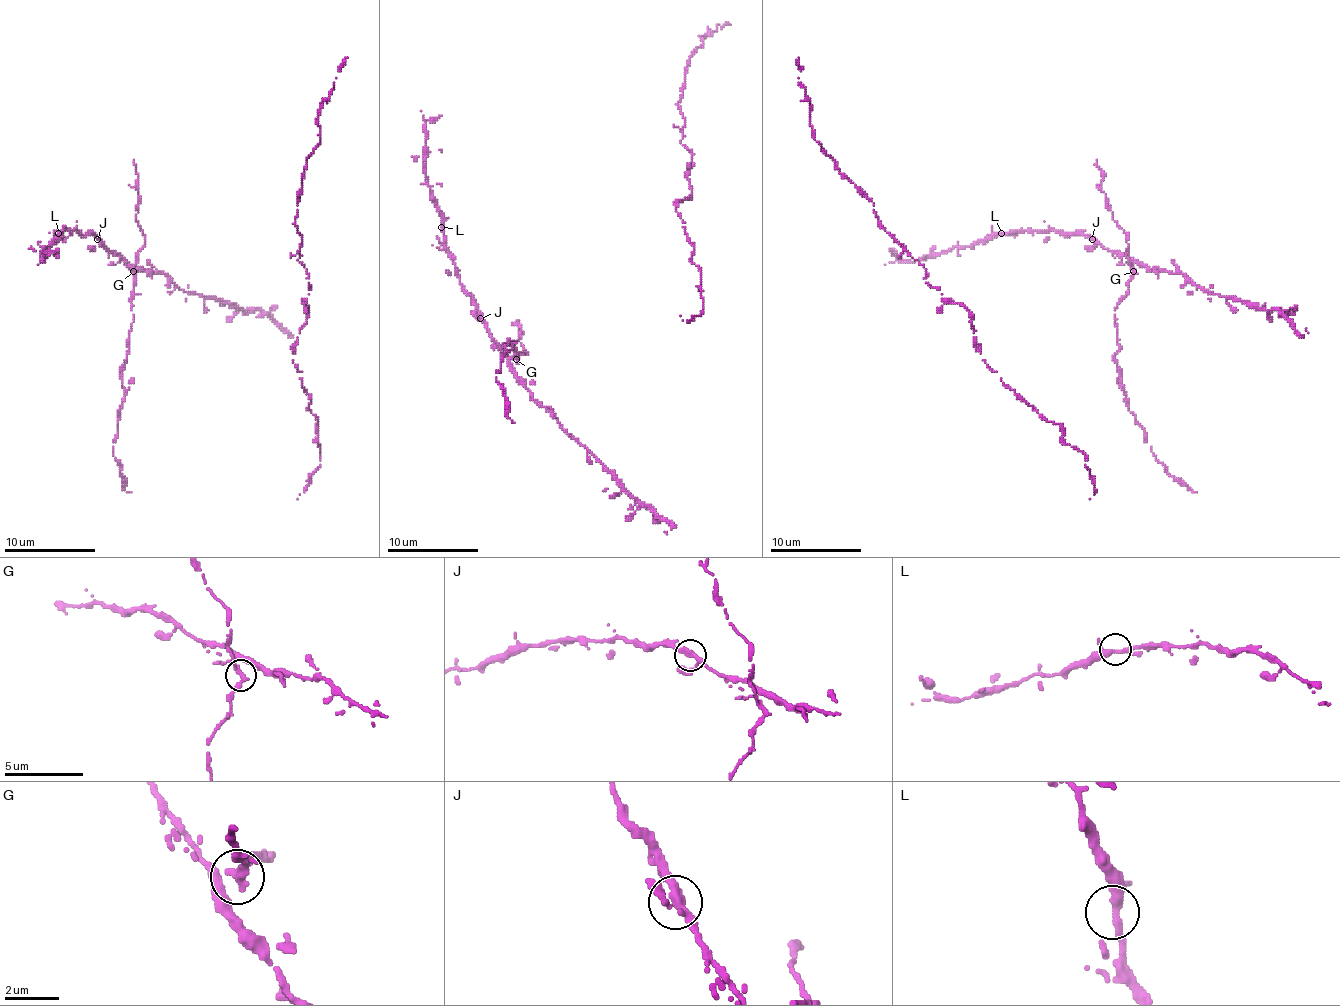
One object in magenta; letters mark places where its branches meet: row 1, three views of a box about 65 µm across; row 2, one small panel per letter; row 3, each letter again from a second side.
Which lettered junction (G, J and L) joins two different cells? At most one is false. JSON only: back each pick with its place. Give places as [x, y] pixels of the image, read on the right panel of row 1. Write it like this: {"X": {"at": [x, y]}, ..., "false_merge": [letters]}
{"G": {"at": [1133, 271]}, "false_merge": ["G"]}

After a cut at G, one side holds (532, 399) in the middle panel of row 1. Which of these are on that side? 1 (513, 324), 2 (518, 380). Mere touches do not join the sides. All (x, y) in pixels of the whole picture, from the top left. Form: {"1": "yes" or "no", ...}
{"1": "no", "2": "yes"}

